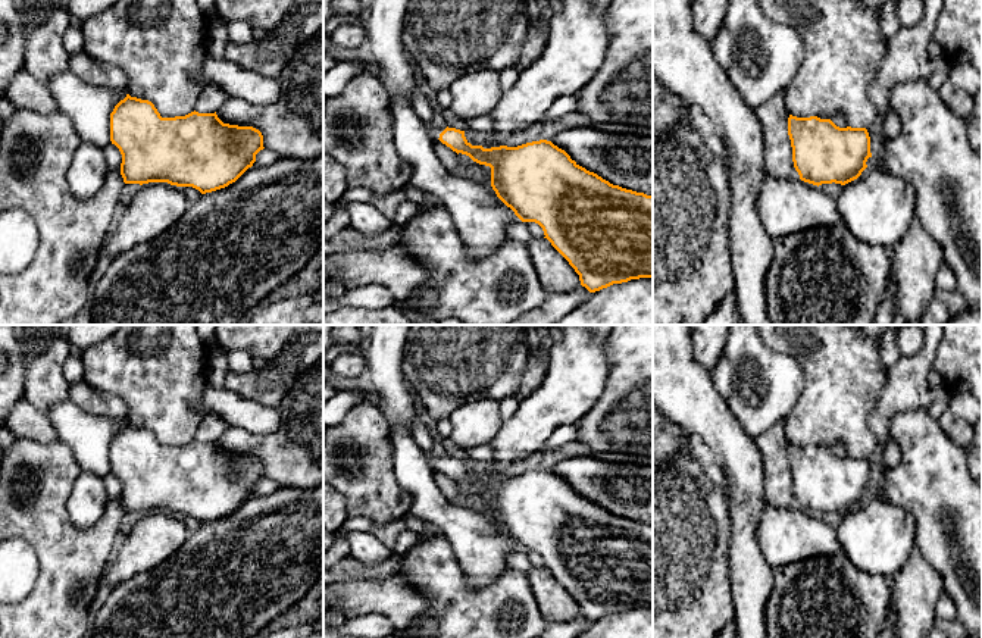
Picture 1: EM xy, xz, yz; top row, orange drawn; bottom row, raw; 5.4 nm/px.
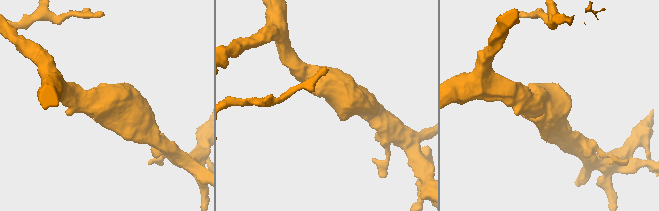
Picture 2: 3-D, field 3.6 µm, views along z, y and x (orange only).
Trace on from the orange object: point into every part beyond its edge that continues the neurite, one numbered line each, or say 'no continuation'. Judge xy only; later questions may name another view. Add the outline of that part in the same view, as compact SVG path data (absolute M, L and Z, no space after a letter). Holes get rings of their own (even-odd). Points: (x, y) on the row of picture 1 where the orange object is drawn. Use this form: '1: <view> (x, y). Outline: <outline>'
no continuation

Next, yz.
no continuation

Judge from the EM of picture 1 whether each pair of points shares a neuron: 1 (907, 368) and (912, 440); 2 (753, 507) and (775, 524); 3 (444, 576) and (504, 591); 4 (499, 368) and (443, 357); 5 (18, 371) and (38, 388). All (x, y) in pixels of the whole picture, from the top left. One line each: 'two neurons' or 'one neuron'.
1: two neurons
2: two neurons
3: one neuron
4: one neuron
5: two neurons

